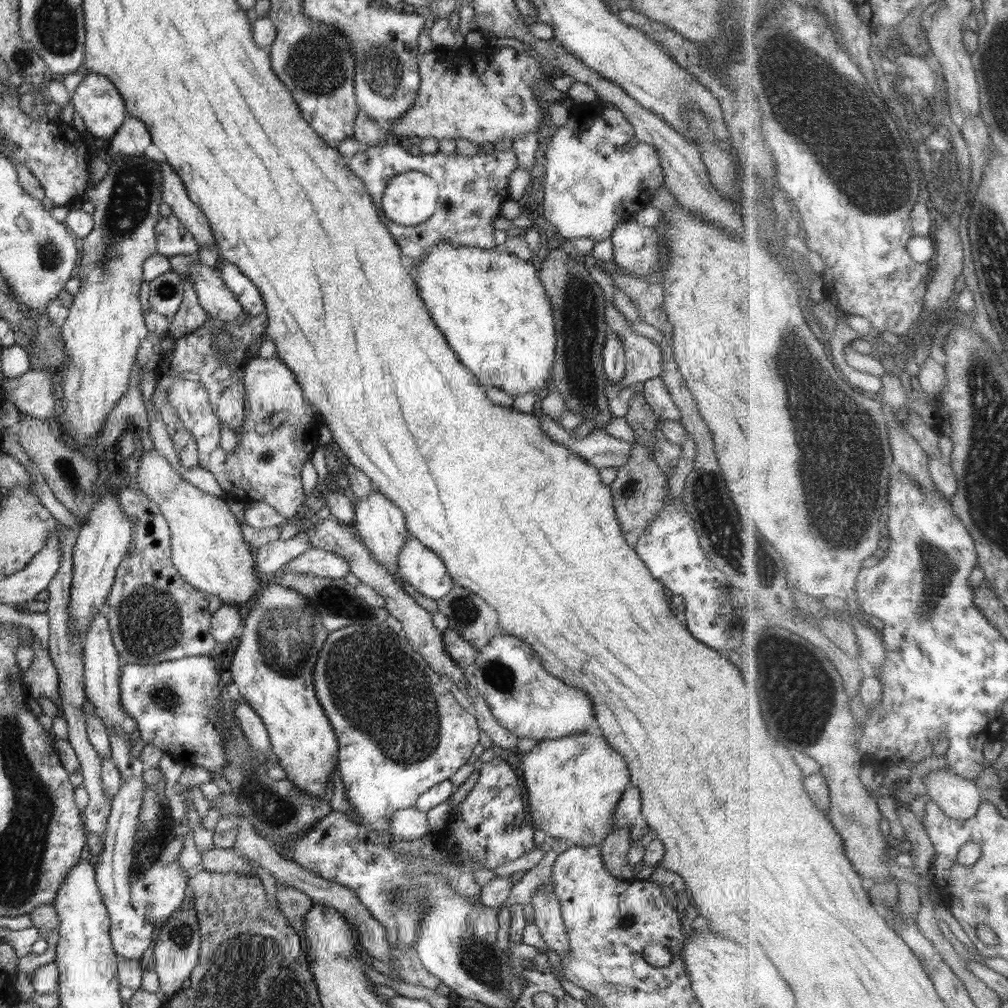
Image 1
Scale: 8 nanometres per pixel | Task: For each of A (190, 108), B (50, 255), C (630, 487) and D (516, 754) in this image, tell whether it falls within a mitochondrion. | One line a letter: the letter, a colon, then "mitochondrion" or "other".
A: other
B: mitochondrion
C: mitochondrion
D: other

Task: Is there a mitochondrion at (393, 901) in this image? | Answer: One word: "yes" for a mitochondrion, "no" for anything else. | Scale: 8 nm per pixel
yes

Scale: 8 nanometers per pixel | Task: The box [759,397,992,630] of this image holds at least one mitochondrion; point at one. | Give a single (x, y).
(939, 568)

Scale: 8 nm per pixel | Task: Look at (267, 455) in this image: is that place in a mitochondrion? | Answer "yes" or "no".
yes

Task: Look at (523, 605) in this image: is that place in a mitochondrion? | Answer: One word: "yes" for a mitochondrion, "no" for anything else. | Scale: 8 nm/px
no

